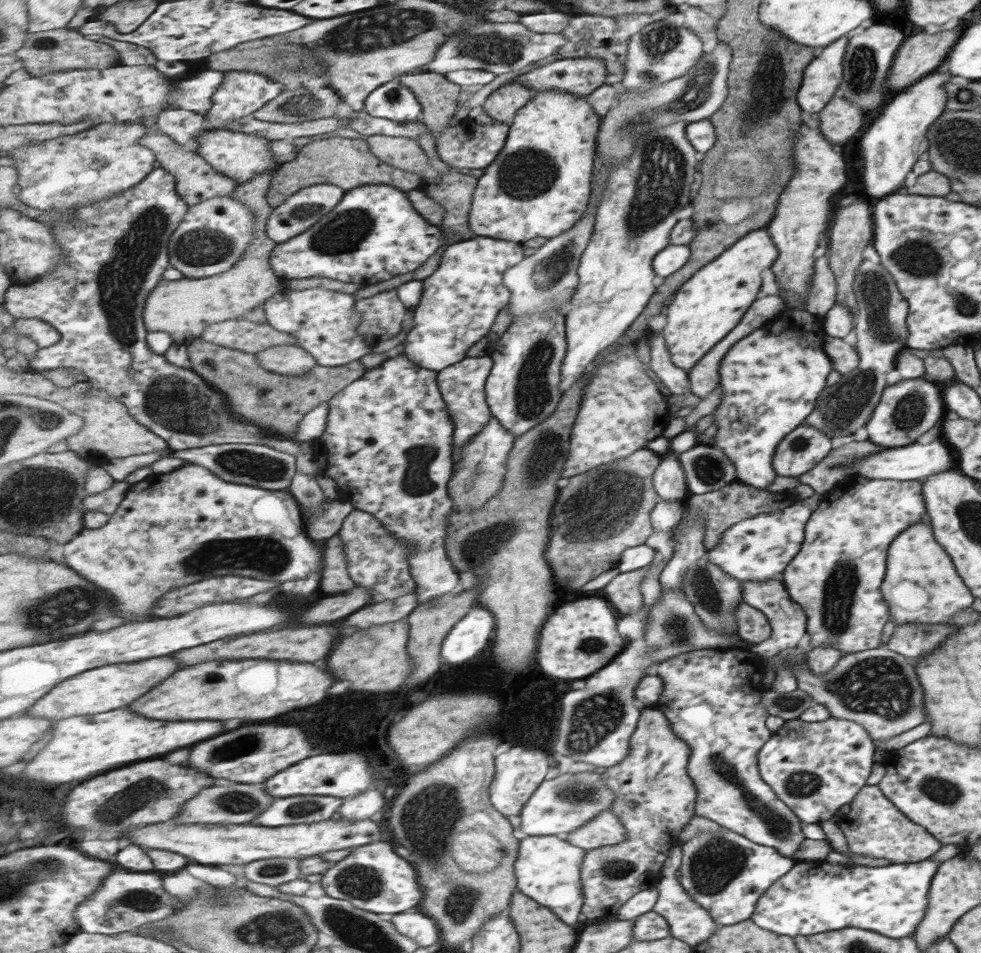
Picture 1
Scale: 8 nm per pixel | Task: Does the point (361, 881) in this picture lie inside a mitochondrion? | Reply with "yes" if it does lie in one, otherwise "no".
yes

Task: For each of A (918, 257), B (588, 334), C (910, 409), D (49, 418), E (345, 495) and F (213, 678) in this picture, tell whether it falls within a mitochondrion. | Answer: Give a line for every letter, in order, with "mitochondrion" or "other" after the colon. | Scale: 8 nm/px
A: mitochondrion
B: other
C: mitochondrion
D: mitochondrion
E: other
F: other

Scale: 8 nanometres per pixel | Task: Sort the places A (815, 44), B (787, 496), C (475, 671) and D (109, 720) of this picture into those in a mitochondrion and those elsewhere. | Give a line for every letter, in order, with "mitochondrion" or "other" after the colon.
A: other
B: other
C: other
D: other

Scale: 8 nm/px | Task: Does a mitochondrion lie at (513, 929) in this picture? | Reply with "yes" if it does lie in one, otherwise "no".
no

